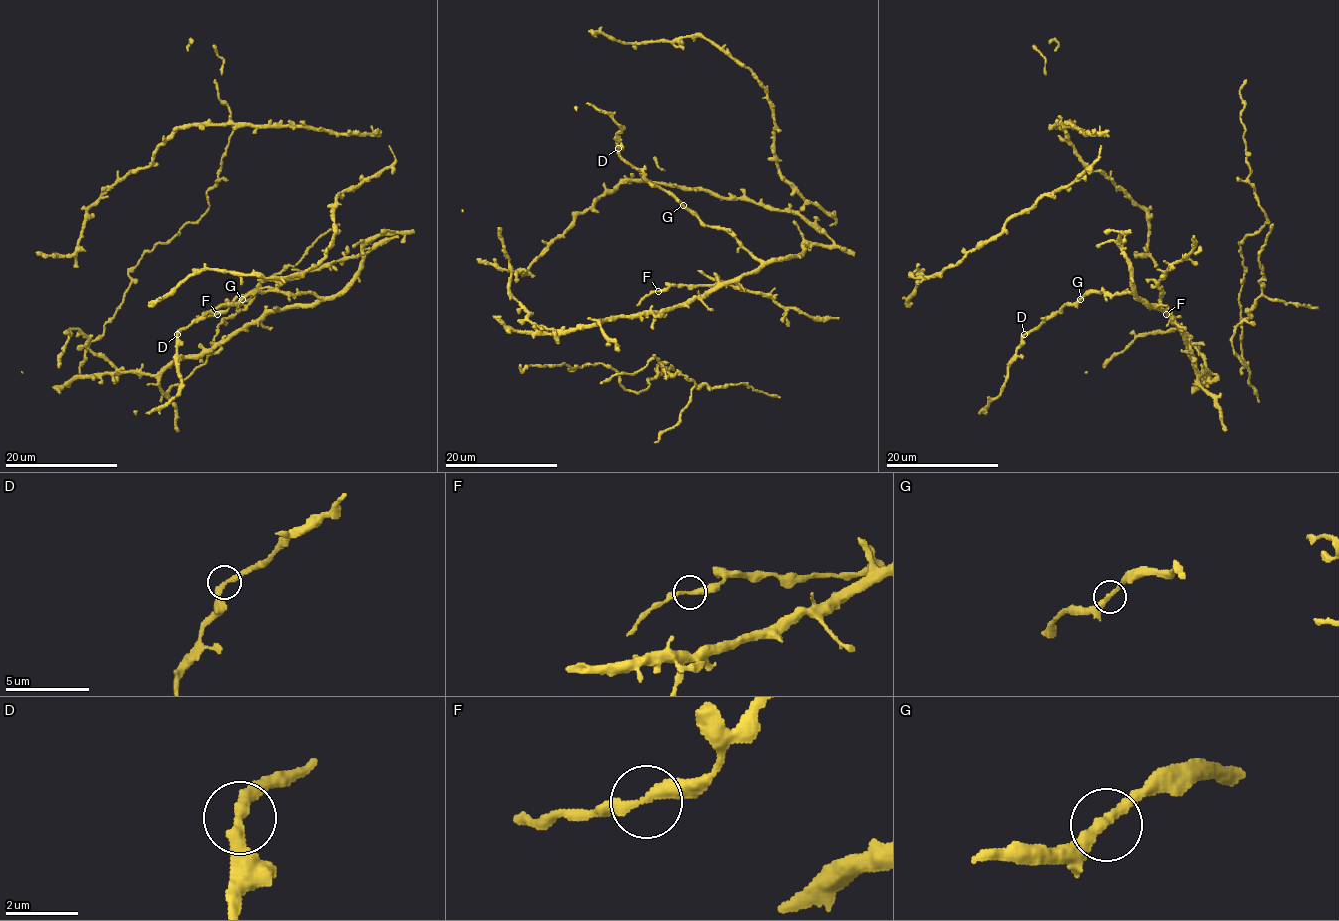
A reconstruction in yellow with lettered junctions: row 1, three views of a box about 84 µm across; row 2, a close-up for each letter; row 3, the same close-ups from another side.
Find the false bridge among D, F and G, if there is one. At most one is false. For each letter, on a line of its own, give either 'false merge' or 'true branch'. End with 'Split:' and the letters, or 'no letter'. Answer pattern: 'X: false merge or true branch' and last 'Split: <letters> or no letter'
D: true branch
F: true branch
G: true branch
Split: no letter

